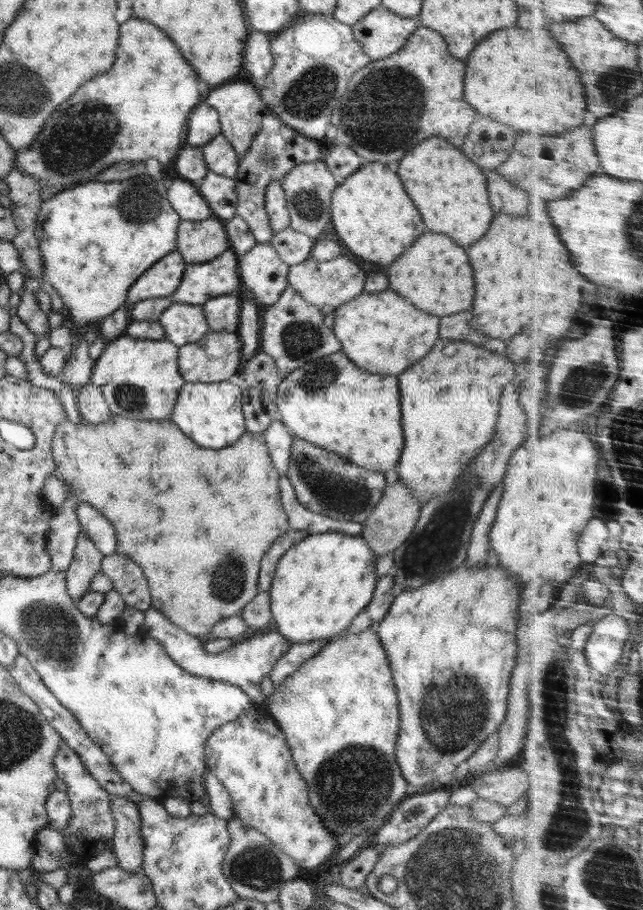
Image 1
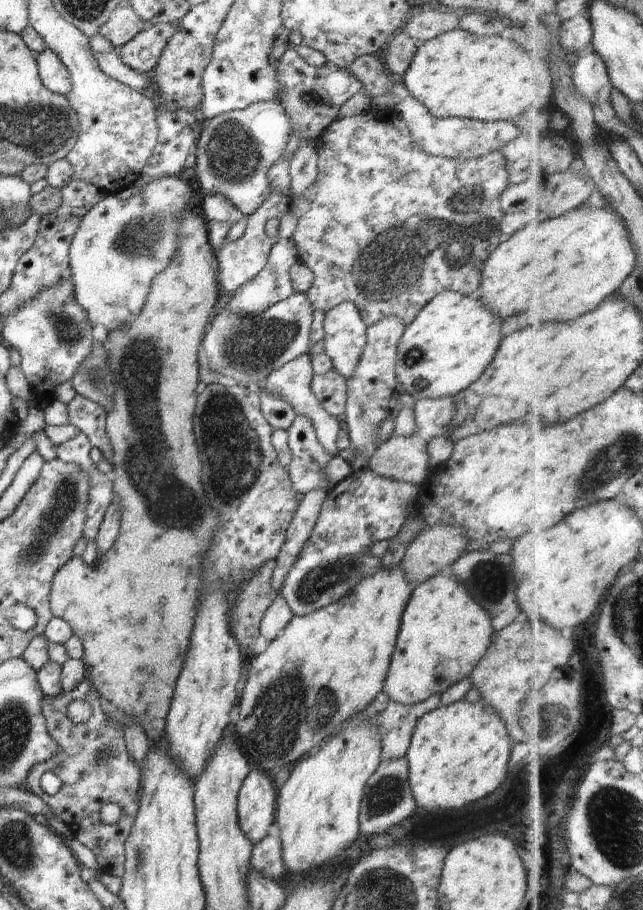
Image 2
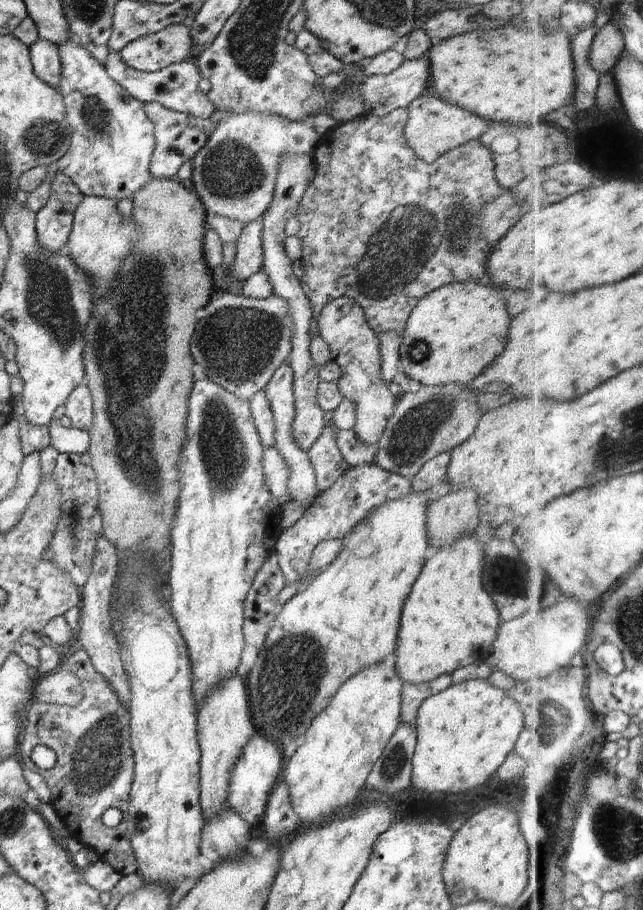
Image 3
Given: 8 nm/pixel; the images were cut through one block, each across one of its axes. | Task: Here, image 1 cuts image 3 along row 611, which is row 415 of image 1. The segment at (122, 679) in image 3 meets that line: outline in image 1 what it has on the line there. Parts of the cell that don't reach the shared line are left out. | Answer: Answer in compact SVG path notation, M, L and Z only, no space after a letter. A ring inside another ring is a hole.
M91 382L78 388L77 407L84 422L100 424L106 422L111 410L103 392Z

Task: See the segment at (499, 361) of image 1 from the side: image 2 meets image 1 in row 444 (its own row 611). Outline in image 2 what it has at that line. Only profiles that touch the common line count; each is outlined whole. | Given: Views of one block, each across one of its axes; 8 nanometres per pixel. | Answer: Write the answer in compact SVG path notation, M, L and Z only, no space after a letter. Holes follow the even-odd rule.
M441 570L431 579L416 584L401 618L381 701L394 701L406 706L441 696L450 686L471 675L484 656L493 632L490 615L468 594L464 585L451 575L450 570Z

